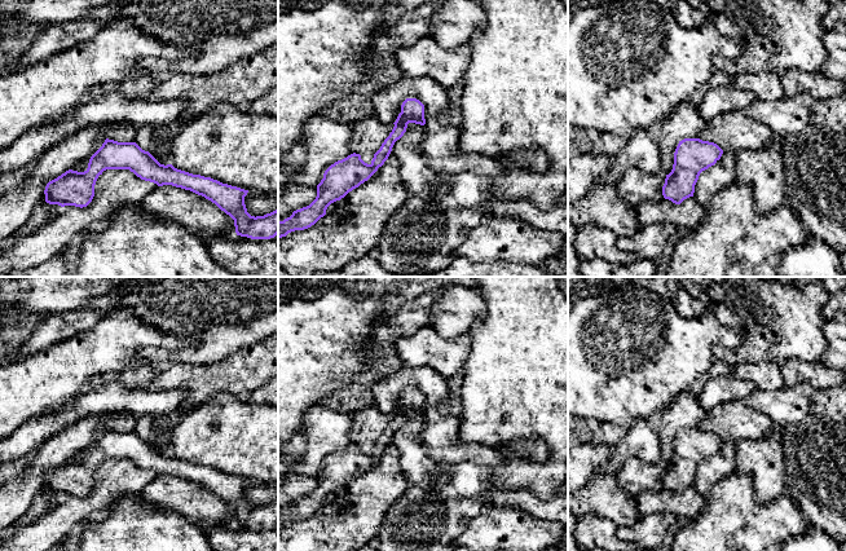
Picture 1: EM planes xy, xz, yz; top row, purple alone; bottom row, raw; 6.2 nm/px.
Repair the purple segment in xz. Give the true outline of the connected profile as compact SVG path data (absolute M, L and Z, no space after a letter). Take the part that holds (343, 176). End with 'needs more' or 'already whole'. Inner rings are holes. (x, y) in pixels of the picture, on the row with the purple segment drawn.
M406 98L401 105L395 127L384 140L380 149L374 154L370 164L361 159L360 154L351 154L347 158L331 164L317 185L317 197L307 207L296 210L283 221L278 221L278 238L286 237L295 230L304 230L314 225L326 215L327 207L344 198L349 191L367 181L379 167L388 159L392 147L406 132L407 124L424 125L424 105L417 98Z; already whole

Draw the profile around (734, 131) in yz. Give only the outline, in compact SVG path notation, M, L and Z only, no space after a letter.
M745 110L723 113L708 123L699 136L717 144L723 151L758 150L777 138L766 124L752 120Z

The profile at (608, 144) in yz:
M596 133L594 135L594 149L591 154L607 155L611 160L613 160L626 142L626 138L616 133Z

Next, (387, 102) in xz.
M402 76L391 85L382 88L373 98L375 116L384 124L395 123L406 98L417 98L424 105L424 119L439 118L449 107L446 89L431 78Z

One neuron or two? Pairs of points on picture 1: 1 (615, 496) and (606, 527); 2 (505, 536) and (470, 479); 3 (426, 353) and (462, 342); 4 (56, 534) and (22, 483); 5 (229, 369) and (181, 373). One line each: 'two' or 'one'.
1: two
2: two
3: one
4: two
5: one

